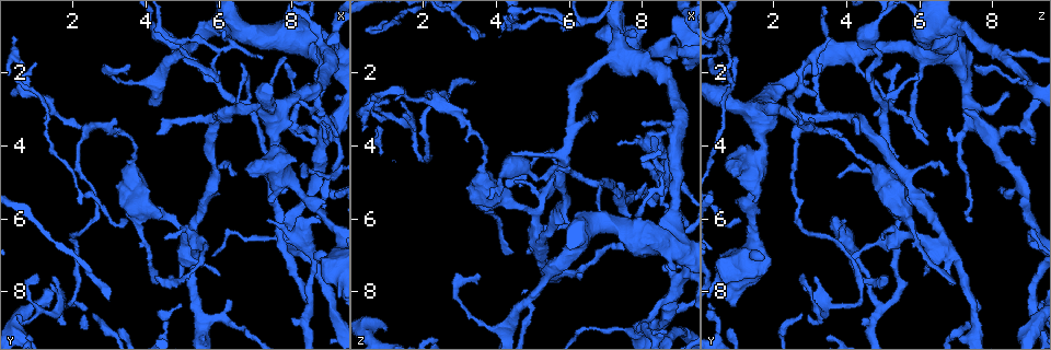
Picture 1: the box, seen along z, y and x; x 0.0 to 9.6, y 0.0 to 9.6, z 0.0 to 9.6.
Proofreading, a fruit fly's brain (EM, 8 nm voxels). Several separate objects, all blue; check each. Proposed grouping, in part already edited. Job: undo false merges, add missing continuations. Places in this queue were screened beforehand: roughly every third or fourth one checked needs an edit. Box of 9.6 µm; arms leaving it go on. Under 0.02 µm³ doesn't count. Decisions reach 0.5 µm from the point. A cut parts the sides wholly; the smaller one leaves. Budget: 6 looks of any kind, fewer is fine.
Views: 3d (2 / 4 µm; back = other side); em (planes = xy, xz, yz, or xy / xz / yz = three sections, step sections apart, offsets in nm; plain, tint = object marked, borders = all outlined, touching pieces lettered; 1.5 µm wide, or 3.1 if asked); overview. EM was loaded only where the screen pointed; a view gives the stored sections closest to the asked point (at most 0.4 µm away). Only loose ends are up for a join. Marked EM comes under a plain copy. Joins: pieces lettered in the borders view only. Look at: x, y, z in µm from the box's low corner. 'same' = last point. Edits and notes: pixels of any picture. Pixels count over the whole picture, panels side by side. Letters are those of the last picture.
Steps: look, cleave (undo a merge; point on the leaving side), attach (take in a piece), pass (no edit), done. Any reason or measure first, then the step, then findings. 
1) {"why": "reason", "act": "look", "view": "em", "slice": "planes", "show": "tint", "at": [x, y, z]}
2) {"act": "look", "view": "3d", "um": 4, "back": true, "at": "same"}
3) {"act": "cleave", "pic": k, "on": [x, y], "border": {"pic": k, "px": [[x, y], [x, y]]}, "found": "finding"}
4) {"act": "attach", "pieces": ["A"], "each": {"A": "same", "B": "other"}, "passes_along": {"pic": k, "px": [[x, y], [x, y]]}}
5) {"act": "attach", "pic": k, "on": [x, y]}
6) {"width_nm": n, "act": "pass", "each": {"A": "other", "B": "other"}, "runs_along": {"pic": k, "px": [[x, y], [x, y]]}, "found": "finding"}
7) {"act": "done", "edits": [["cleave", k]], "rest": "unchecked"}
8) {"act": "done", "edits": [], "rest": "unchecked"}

{"why": "an open end", "act": "look", "view": "em", "slice": "planes", "show": "borders", "at": [8.20, 4.35, 0.85]}

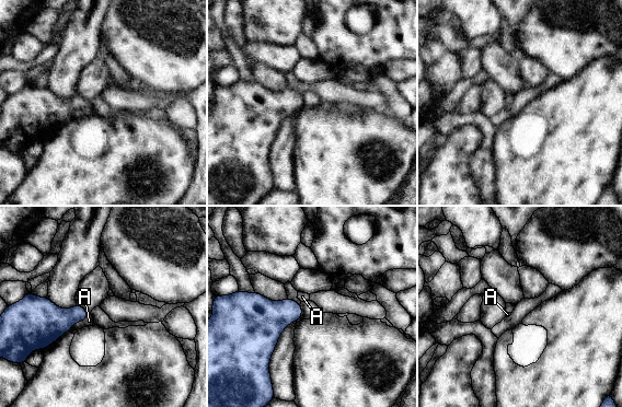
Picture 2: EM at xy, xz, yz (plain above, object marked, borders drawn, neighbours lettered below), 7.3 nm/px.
{"act": "pass", "each": {"A": "other"}, "border": {"pic": 2, "px": [[89, 313], [67, 330]]}, "found": "none of them fits"}

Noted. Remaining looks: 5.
{"why": "tapers out", "act": "look", "view": "em", "slice": "xz", "step": 8, "show": "borders", "at": [4.50, 6.45, 4.95]}

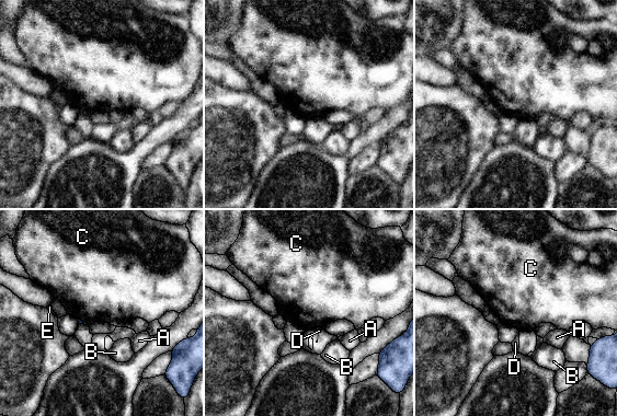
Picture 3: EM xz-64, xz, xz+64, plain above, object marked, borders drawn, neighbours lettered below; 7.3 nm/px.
{"act": "look", "view": "em", "slice": "planes", "show": "borders", "at": "same"}

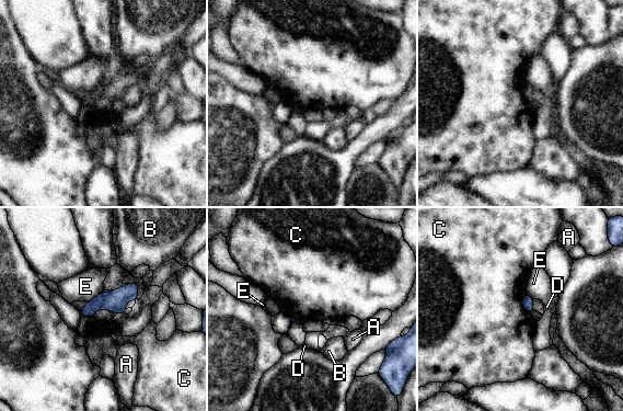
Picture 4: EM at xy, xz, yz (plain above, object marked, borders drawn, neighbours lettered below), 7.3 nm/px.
{"act": "pass", "each": {"A": "other", "B": "other", "C": "other", "D": "other", "E": "other"}, "border": {"pic": 4, "px": [[102, 289], [88, 301]]}, "found": "none of them fits"}

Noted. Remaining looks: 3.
{"why": "sudden change in width", "act": "look", "view": "em", "slice": "planes", "show": "tint", "at": [6.25, 3.10, 3.50]}

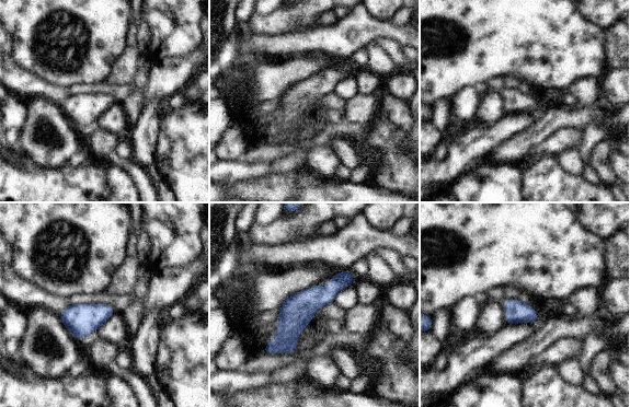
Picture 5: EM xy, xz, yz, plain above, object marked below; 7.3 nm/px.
{"act": "look", "view": "em", "slice": "planes", "show": "borders", "at": "same"}

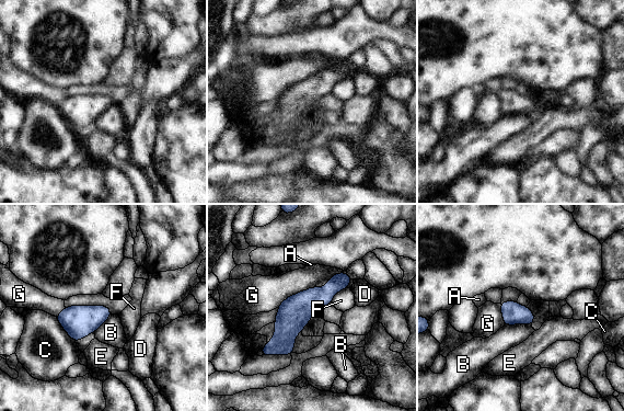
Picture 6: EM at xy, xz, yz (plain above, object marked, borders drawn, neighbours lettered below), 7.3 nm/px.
{"longest_contact_nm": ["G", 550], "act": "pass", "each": {"A": "other", "B": "other", "C": "other", "D": "other", "E": "other", "F": "other", "G": "other"}, "found": "one cell here"}

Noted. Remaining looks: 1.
{"act": "done", "edits": [], "rest": "unchecked"}

